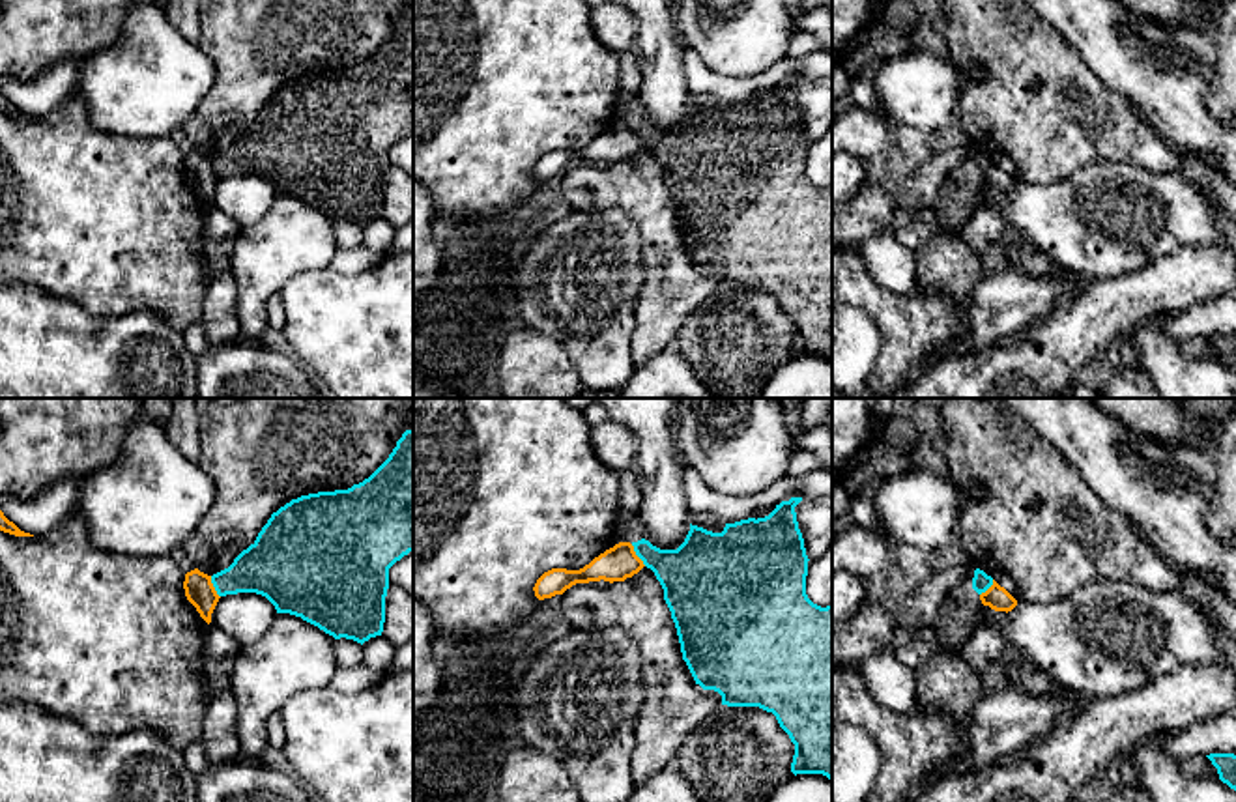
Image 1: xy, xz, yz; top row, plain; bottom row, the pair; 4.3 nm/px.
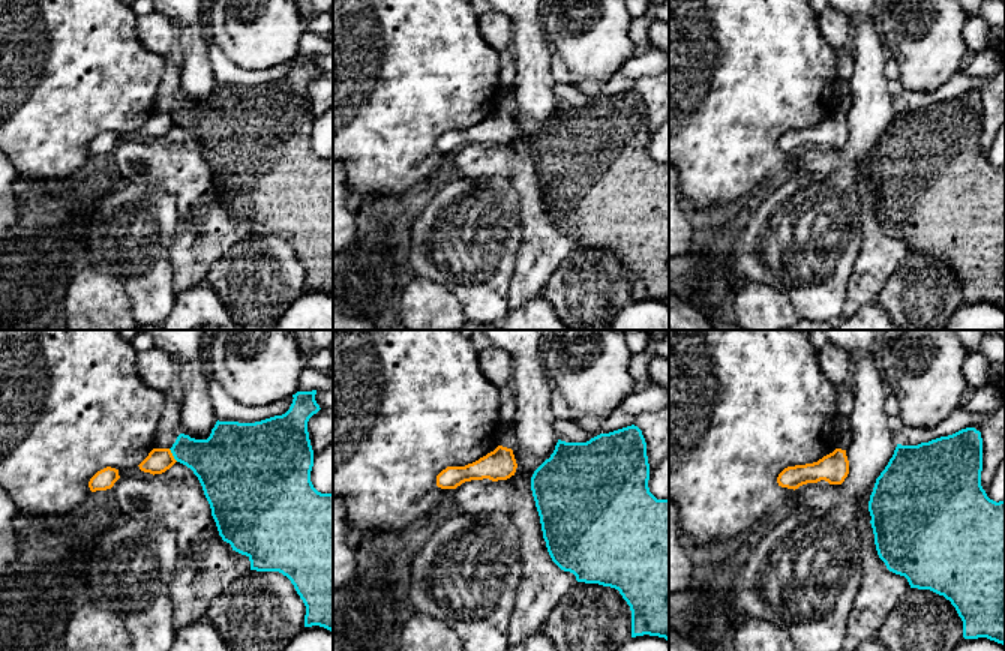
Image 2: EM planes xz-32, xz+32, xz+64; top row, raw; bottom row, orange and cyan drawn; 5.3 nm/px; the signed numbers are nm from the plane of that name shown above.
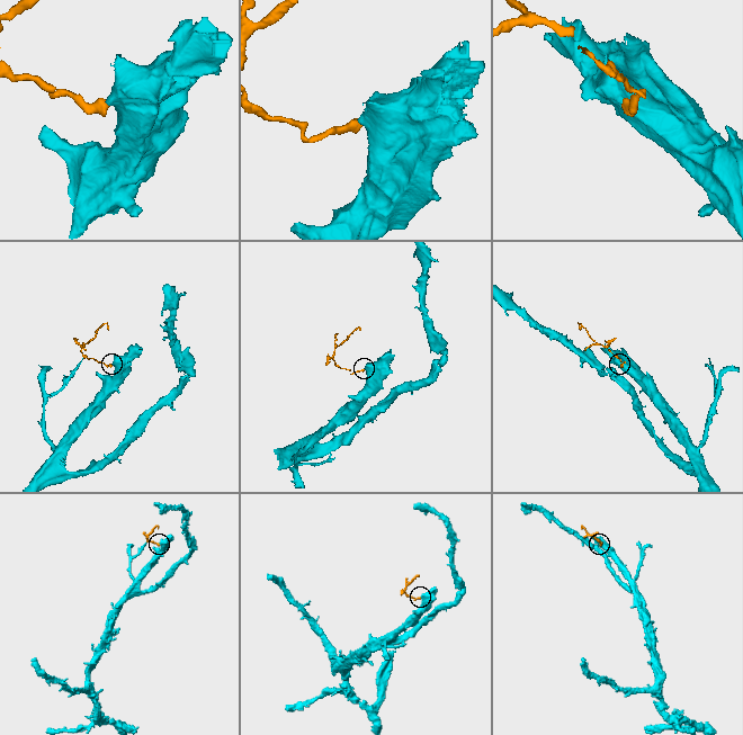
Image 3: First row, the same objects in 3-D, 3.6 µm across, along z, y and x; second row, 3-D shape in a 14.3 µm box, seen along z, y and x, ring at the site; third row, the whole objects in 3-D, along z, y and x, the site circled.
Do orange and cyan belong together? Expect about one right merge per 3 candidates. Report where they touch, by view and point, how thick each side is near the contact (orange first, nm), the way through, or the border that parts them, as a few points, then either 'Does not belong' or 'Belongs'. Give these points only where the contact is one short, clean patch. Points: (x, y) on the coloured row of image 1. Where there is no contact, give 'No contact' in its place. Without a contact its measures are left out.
Touches orange at xz (636, 556). Thickness 150 nm (orange) against 260 nm. Boundary: xz (631, 544), (646, 565). Does not belong

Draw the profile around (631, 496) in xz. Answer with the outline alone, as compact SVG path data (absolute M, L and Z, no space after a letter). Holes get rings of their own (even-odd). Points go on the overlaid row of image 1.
M636 467L619 473L619 486L621 486L621 495L619 495L621 508L615 514L615 522L613 522L615 544L628 542L626 540L628 525L636 522L638 508L643 499Z

